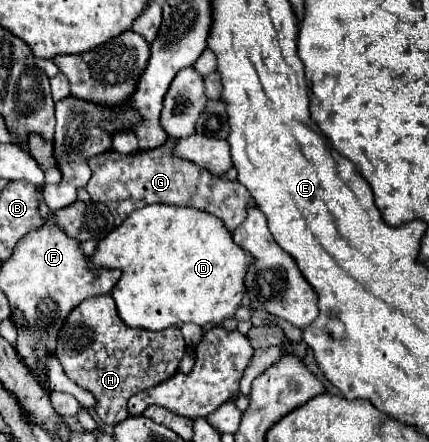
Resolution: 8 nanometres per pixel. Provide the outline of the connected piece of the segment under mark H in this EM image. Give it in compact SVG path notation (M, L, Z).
M111 295L91 297L75 307L57 339L57 357L65 375L93 393L97 399L95 413L109 425L115 425L129 415L127 401L131 395L171 379L177 373L183 355L185 341L179 327L169 327L167 331L157 333L125 327L115 311Z

